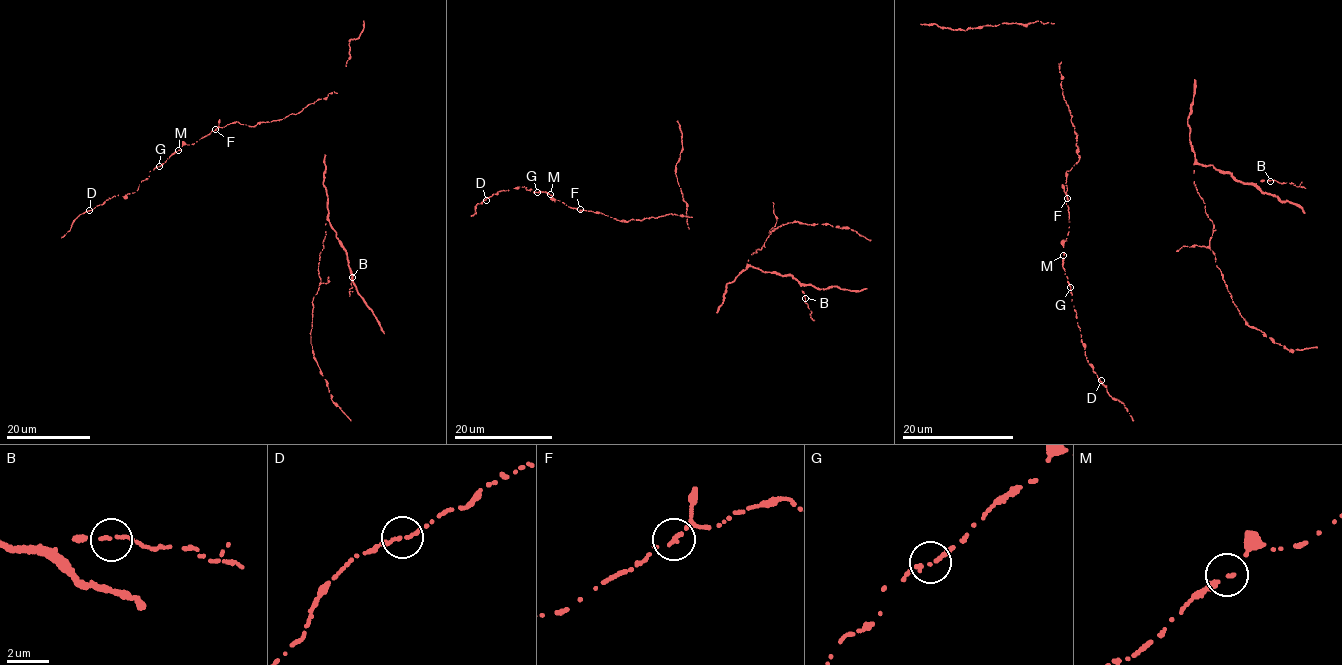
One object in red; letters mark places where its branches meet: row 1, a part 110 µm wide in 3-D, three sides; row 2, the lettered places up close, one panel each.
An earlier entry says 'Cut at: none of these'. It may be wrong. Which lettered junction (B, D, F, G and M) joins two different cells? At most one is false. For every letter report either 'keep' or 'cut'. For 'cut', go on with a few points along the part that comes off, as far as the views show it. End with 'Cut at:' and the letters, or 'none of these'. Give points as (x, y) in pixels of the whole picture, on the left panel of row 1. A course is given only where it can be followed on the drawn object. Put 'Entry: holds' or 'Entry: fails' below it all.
B: keep
D: keep
F: keep
G: keep
M: keep
Cut at: none of these
Entry: holds

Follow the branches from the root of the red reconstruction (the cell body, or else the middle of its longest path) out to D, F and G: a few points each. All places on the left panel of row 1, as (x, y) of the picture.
D: (296, 115), (253, 126), (234, 121), (218, 127), (182, 145), (133, 193), (114, 195), (89, 210)
F: (296, 115), (271, 122), (259, 121), (253, 126), (234, 121), (215, 130)
G: (296, 115), (271, 122), (259, 121), (253, 126), (234, 121), (218, 127), (194, 143), (183, 144), (159, 166)

